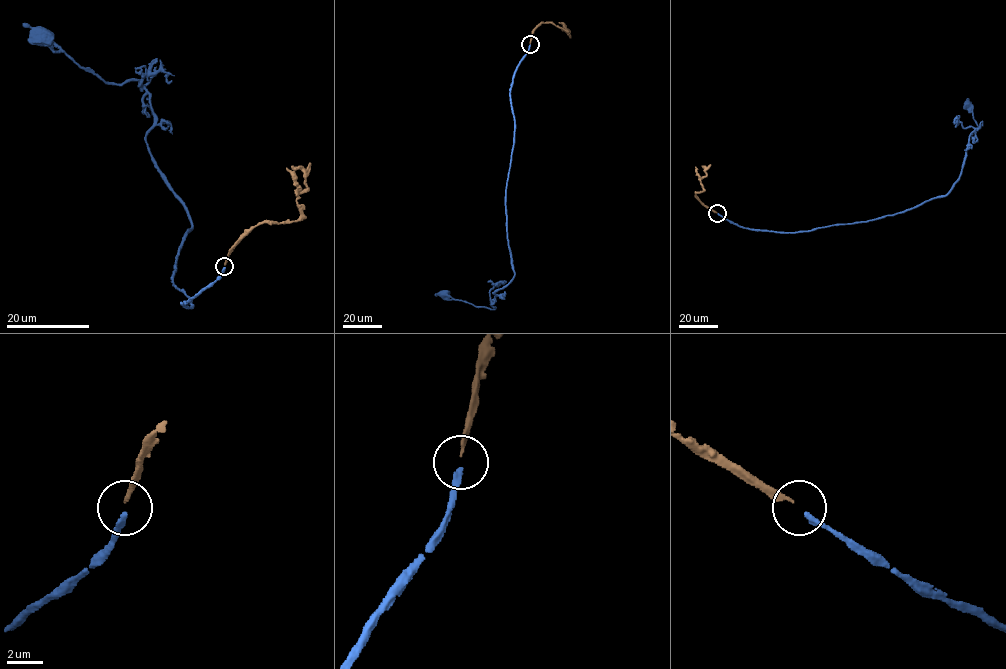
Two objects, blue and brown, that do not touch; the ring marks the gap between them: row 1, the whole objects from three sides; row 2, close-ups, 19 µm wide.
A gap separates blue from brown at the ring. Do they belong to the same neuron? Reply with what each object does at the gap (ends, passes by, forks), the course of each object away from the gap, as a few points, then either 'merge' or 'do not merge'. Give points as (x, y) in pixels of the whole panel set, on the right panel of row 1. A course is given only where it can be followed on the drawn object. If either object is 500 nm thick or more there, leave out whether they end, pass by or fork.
blue ends; brown ends; course blue (717, 213), (747, 229), (810, 231), (893, 215), (942, 197), (959, 176), (970, 134), (982, 122), (968, 103); course brown (716, 212), (696, 196), (695, 192), (703, 190), (700, 179), (706, 175), (702, 166); merge

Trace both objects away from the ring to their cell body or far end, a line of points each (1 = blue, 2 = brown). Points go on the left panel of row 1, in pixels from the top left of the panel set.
1: (225, 267), (182, 304), (191, 307), (173, 276), (191, 221), (146, 141), (151, 74), (108, 84), (39, 34)
2: (225, 265), (229, 252), (250, 230), (265, 222), (299, 217), (297, 195), (308, 188), (302, 171), (291, 166)

